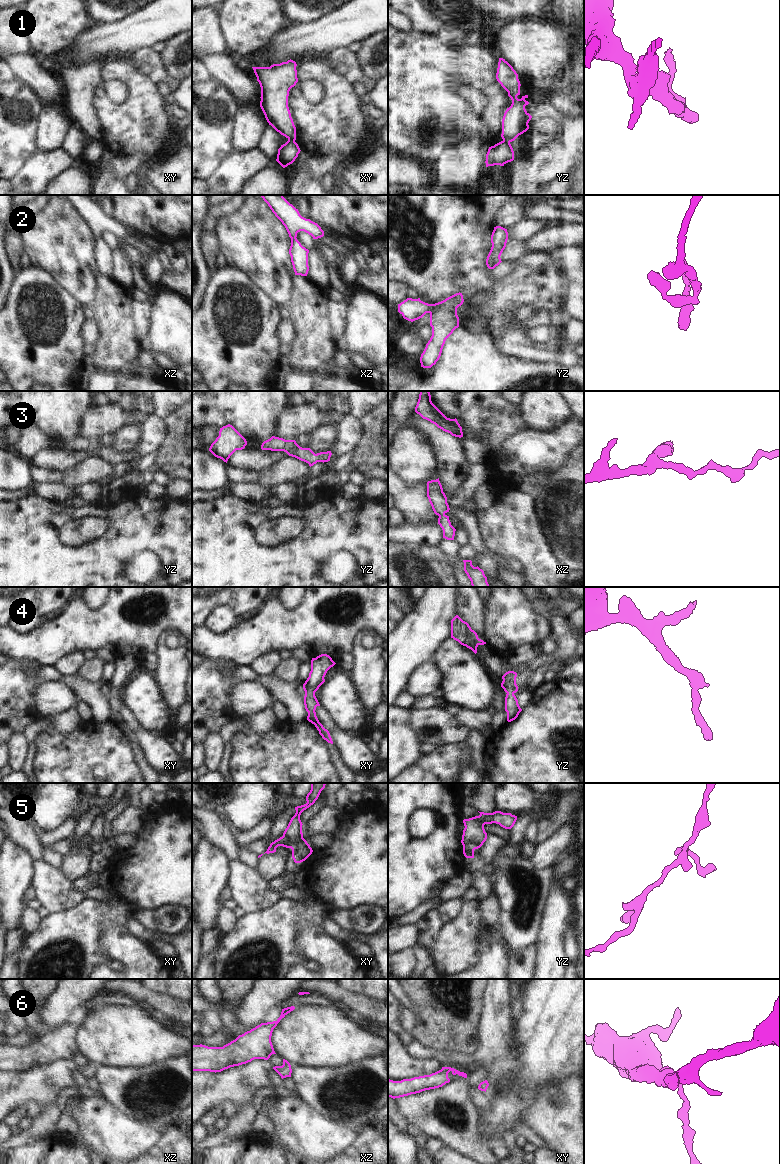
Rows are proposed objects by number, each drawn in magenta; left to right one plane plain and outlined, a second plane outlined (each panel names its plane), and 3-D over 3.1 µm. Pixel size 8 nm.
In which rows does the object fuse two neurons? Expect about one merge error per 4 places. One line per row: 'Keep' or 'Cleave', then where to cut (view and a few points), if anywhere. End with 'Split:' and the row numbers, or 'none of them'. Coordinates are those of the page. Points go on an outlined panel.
1: Cleave. Split along xy (288, 139), (294, 142)
2: Keep. No split
3: Keep. No split
4: Keep. No split
5: Keep. No split
6: Keep. No split
Split: 1.

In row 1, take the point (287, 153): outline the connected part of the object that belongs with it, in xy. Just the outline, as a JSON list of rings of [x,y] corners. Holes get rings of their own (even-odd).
[[[287,141],[278,149],[276,161],[283,167],[292,164],[300,153],[298,144],[294,141]]]

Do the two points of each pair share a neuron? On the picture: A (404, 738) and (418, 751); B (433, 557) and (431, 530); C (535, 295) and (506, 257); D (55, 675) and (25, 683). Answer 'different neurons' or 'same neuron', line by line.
A: same neuron
B: different neurons
C: different neurons
D: different neurons

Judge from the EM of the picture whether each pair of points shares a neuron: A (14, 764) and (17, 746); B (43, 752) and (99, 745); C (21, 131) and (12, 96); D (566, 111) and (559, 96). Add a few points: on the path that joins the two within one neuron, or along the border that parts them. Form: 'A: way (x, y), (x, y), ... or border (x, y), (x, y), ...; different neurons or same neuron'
A: way (15, 760), (17, 750); same neuron
B: way (57, 752), (85, 752); same neuron
C: way (12, 122), (12, 105); same neuron
D: way (566, 107), (561, 100); same neuron

